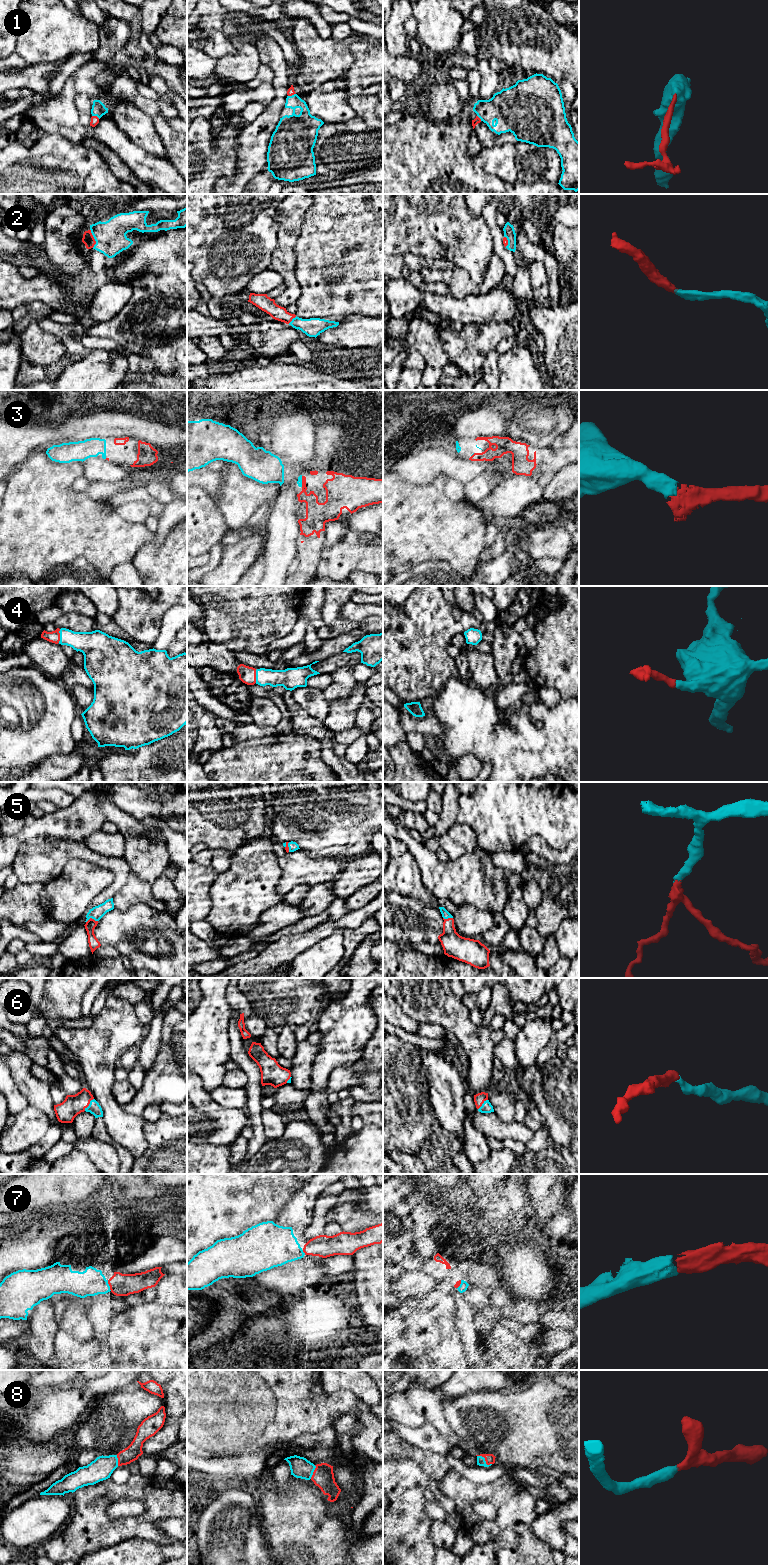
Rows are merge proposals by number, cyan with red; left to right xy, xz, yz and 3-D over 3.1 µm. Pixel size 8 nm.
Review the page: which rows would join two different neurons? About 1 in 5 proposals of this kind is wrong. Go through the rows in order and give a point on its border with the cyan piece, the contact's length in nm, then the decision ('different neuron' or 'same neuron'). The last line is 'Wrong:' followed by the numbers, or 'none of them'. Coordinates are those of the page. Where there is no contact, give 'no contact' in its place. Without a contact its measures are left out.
1: xz (292, 95) | 70 nm | same neuron
2: xy (94, 238) | 150 nm | same neuron
3: xz (301, 481) | 90 nm | same neuron
4: xy (60, 636) | 110 nm | same neuron
5: xy (91, 917) | 100 nm | same neuron
6: xy (89, 1104) | 130 nm | same neuron
7: xy (108, 1285) | 90 nm | same neuron
8: yz (484, 1460) | 140 nm | same neuron
Wrong: none of them

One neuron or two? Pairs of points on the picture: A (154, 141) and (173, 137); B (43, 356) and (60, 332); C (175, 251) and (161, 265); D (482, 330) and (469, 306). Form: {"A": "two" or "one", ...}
{"A": "two", "B": "two", "C": "one", "D": "two"}

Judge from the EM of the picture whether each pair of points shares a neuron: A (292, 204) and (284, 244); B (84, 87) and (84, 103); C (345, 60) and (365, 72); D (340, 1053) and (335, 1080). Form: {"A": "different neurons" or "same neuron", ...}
{"A": "same neuron", "B": "different neurons", "C": "different neurons", "D": "different neurons"}

